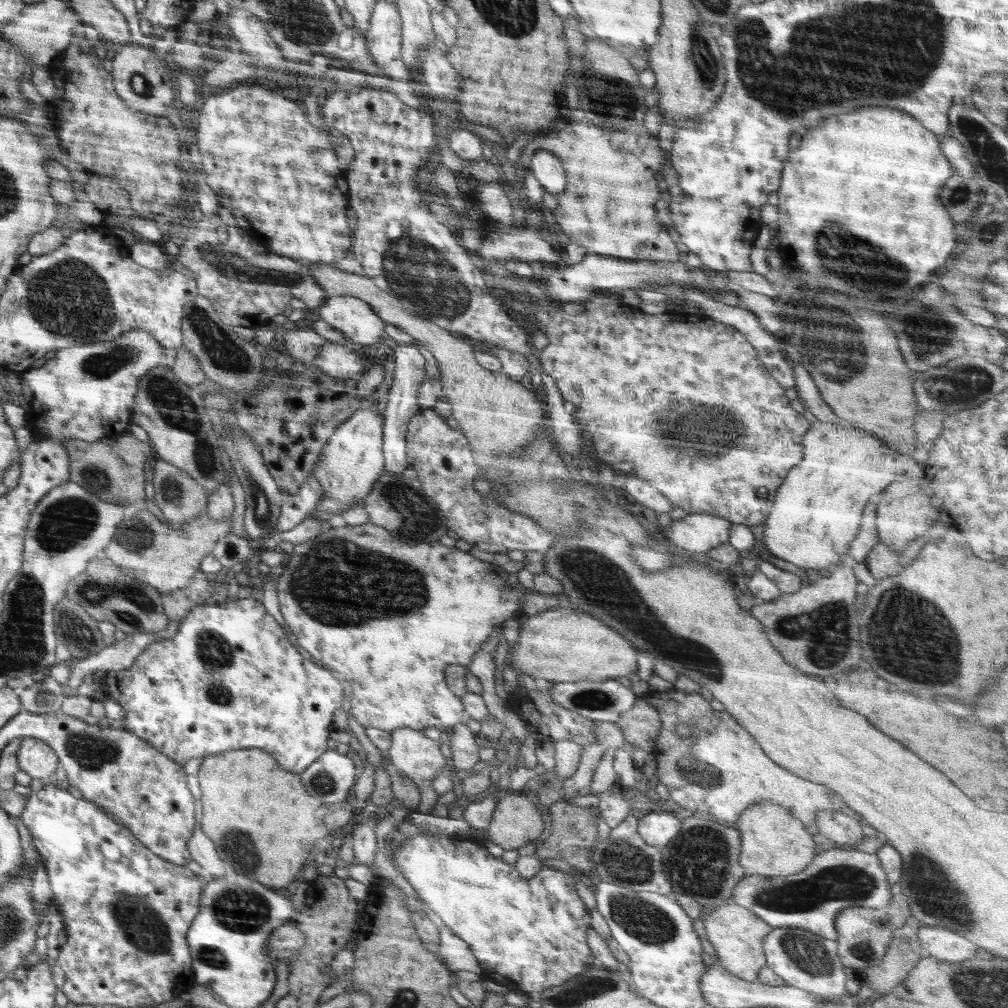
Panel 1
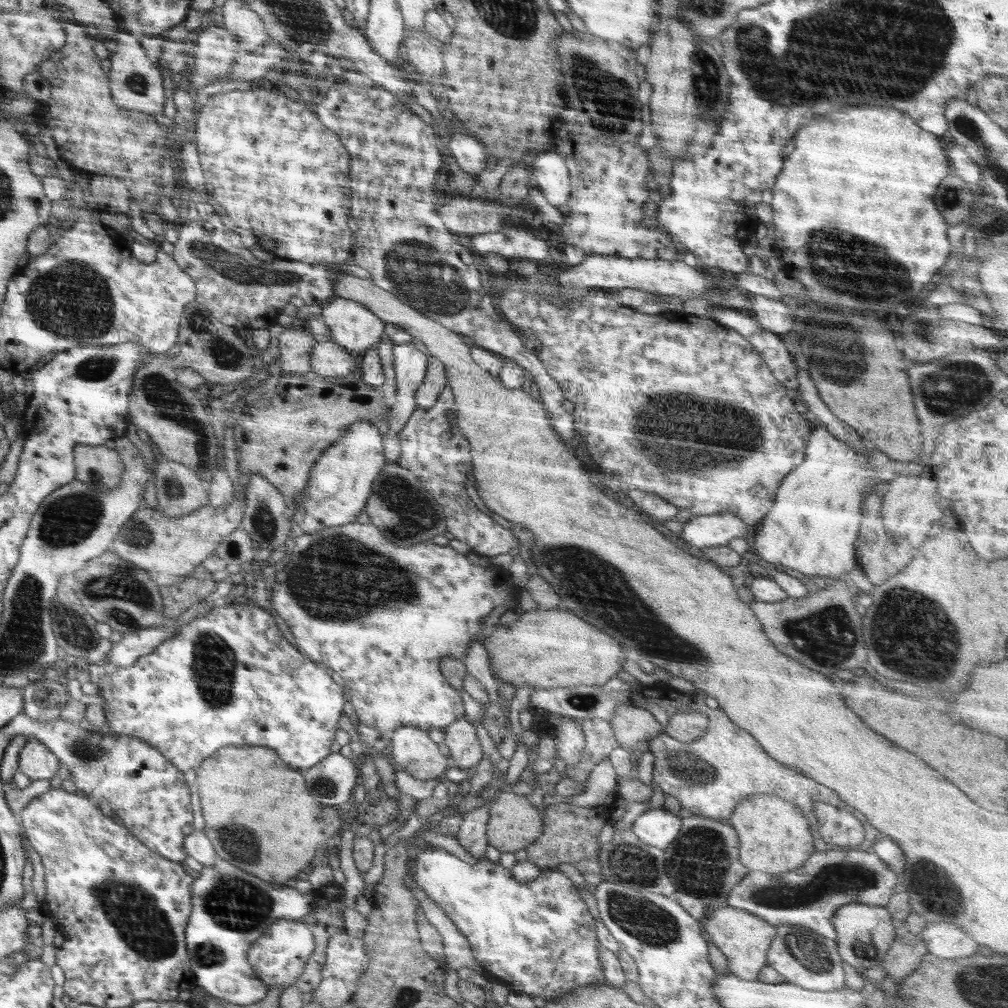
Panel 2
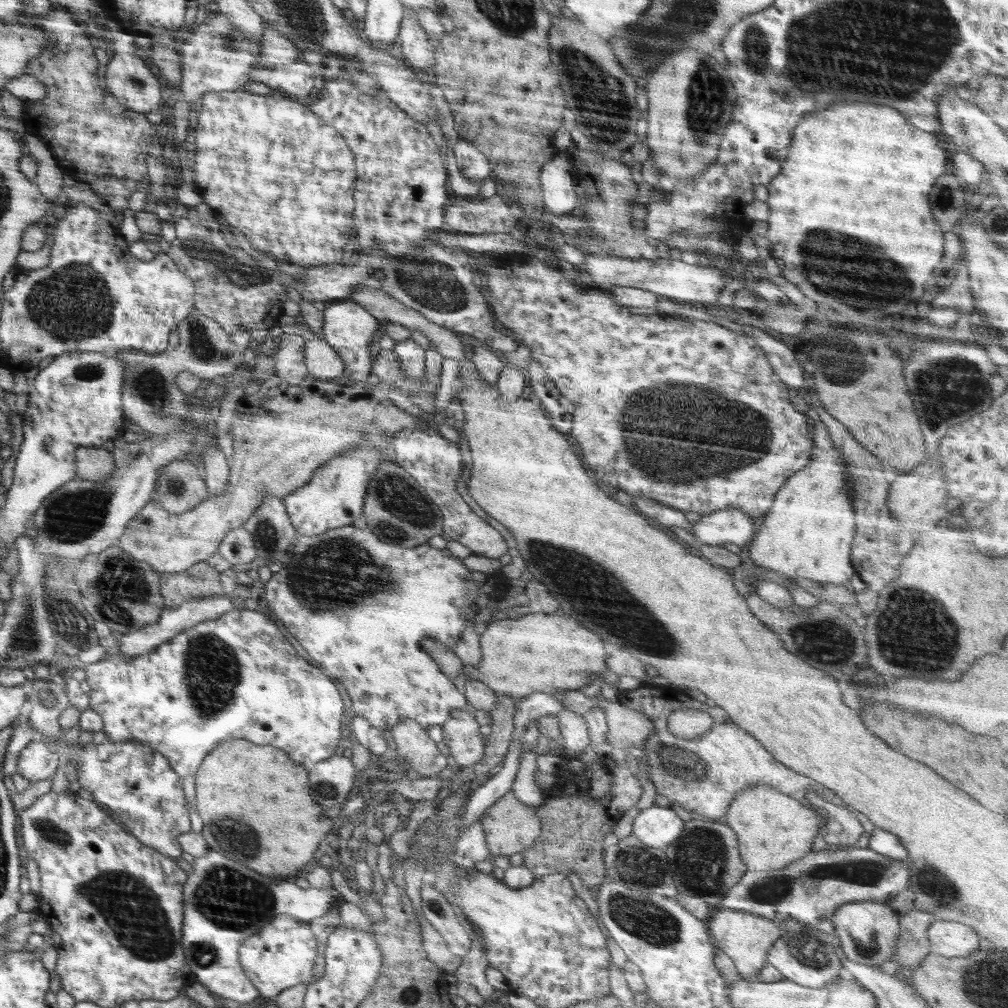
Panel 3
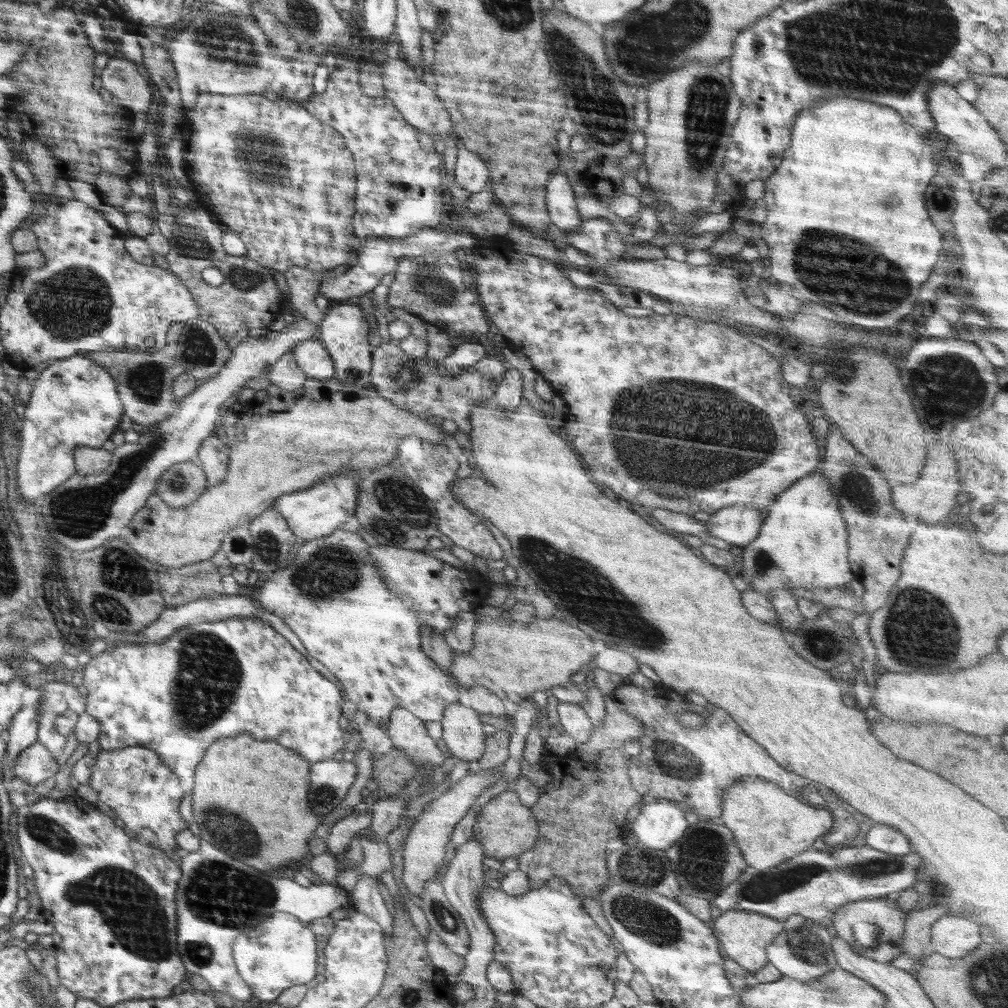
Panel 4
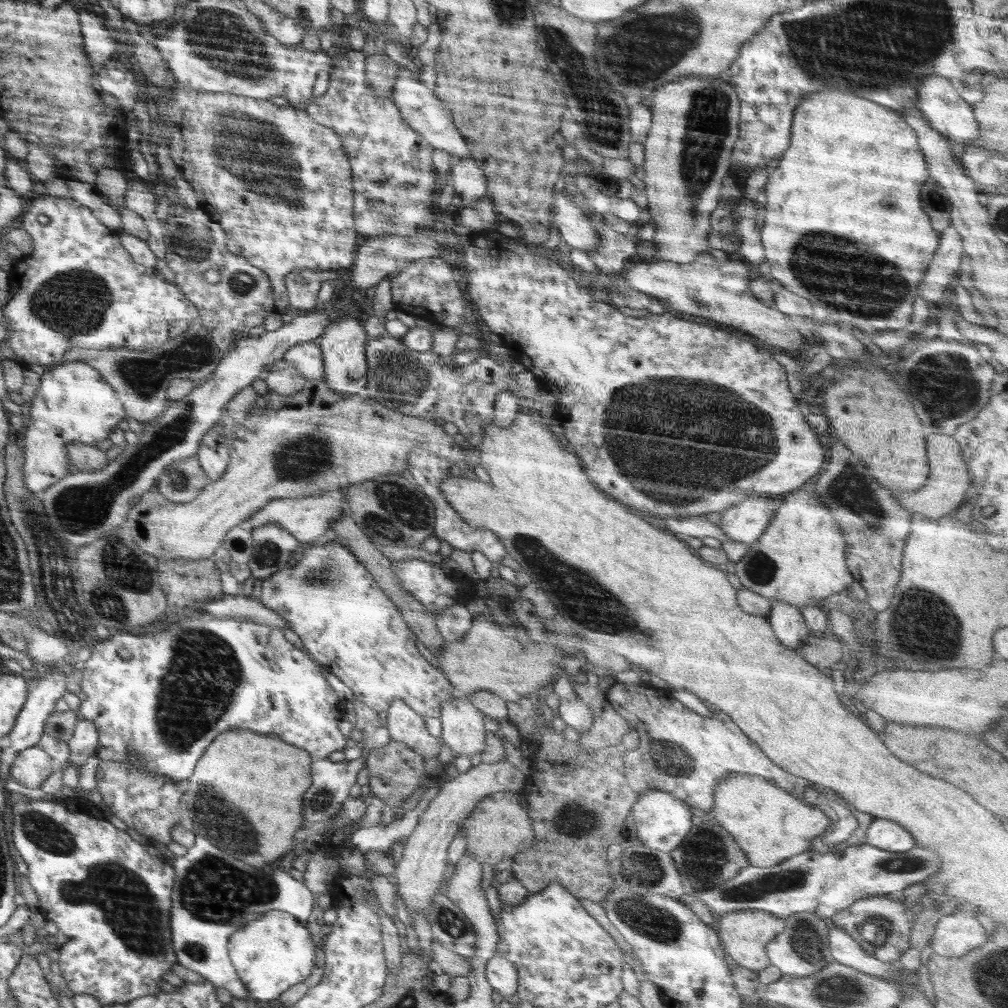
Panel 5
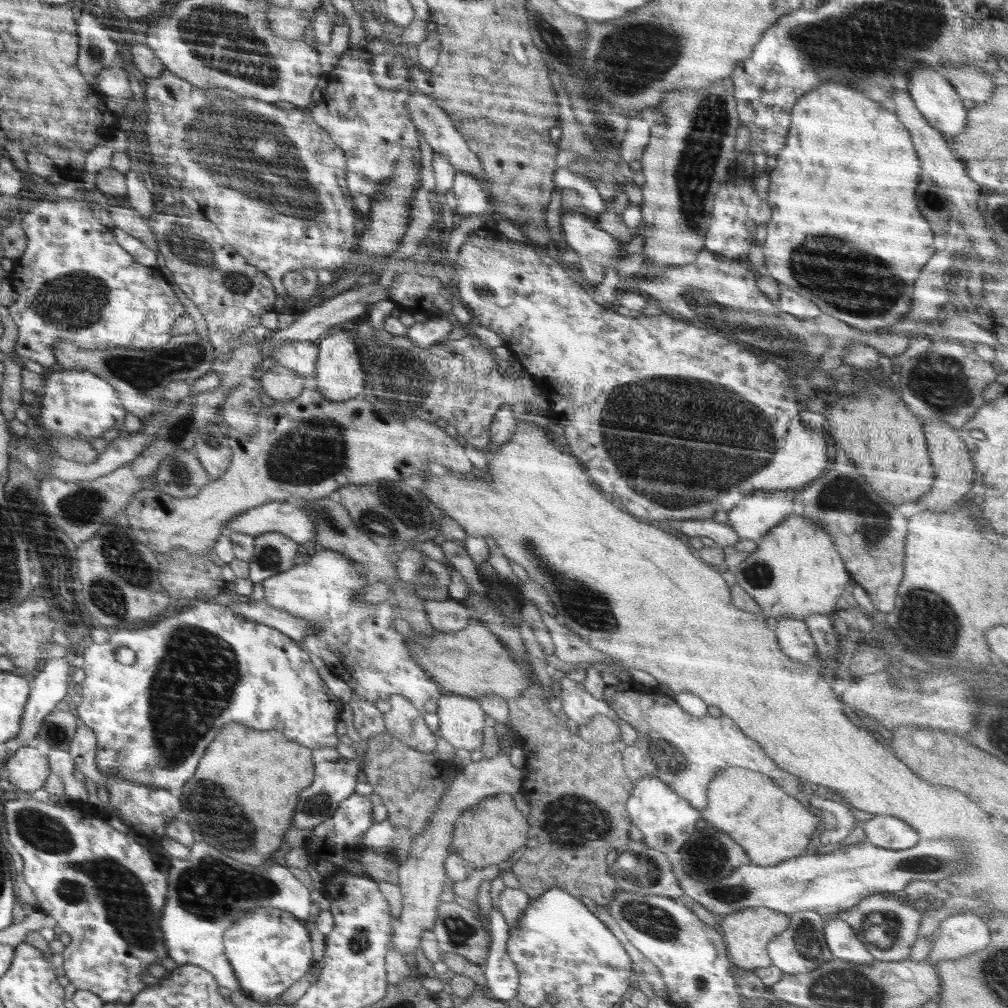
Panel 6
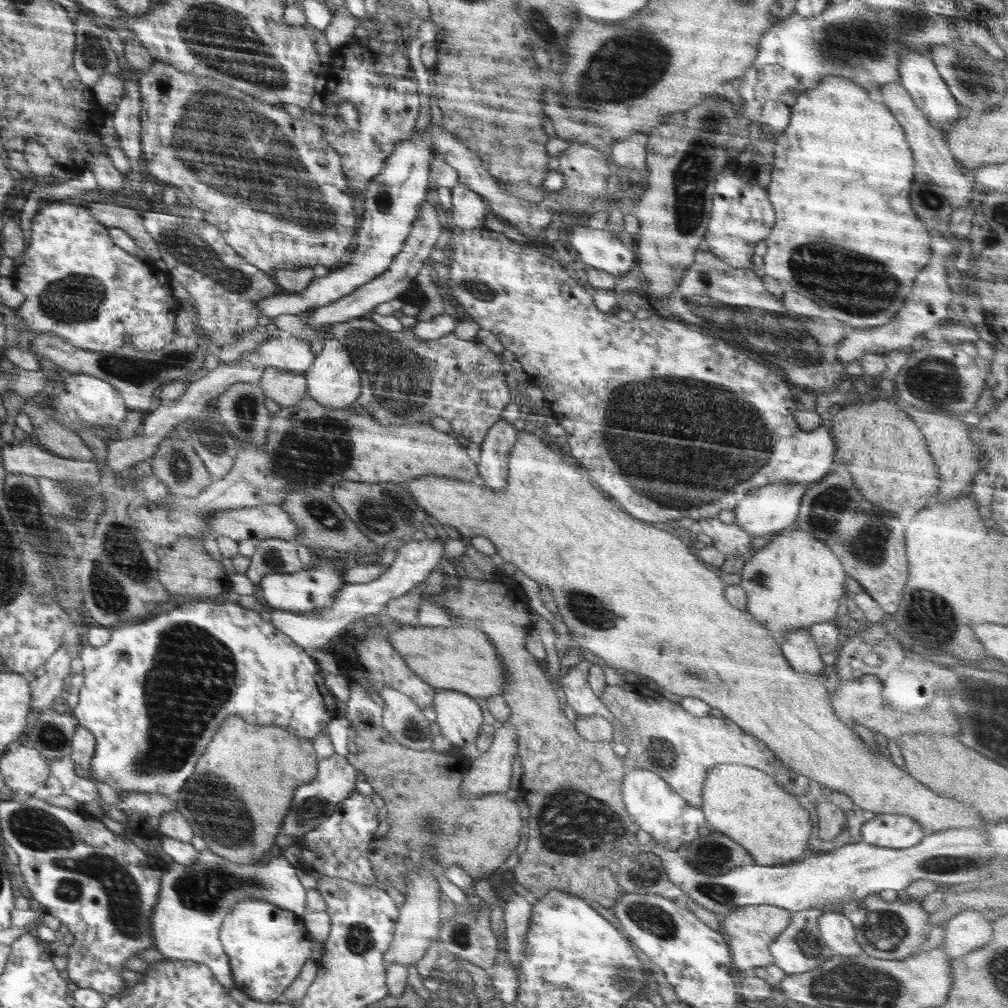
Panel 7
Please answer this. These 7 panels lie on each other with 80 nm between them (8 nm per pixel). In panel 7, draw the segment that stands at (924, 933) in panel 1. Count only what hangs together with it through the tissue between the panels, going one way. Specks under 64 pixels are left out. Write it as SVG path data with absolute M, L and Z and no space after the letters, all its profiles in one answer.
M964 910L954 915L944 927L946 935L942 945L945 946L948 960L962 957L990 942L993 932L990 924L990 921L974 910Z

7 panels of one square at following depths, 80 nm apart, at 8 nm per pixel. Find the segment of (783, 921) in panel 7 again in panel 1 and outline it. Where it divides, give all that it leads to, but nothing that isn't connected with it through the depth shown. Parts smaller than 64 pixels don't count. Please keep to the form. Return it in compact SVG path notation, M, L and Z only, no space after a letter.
M729 901L712 914L703 916L706 939L716 951L716 963L730 974L748 982L757 980L758 970L766 966L763 942L773 929L751 910Z

